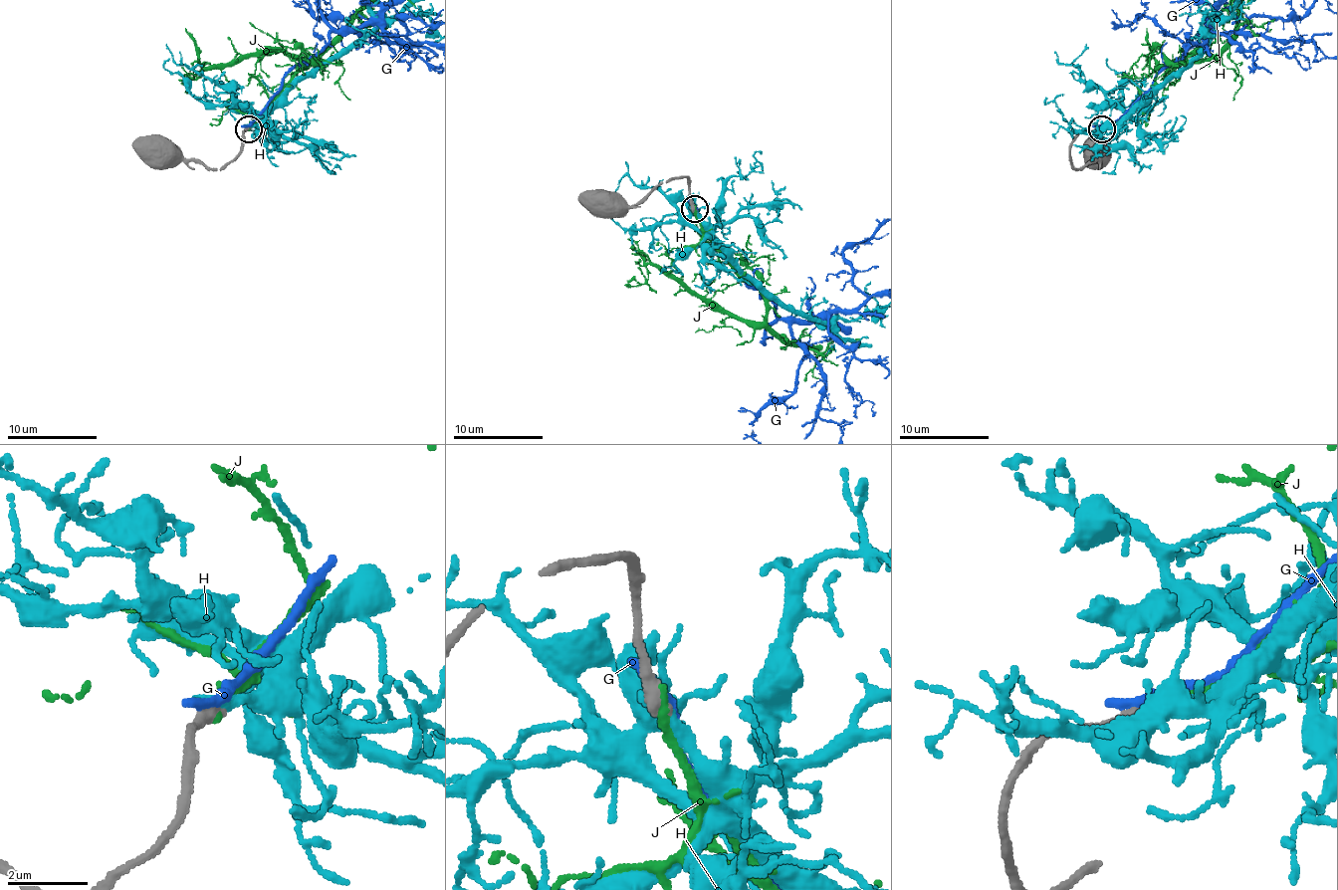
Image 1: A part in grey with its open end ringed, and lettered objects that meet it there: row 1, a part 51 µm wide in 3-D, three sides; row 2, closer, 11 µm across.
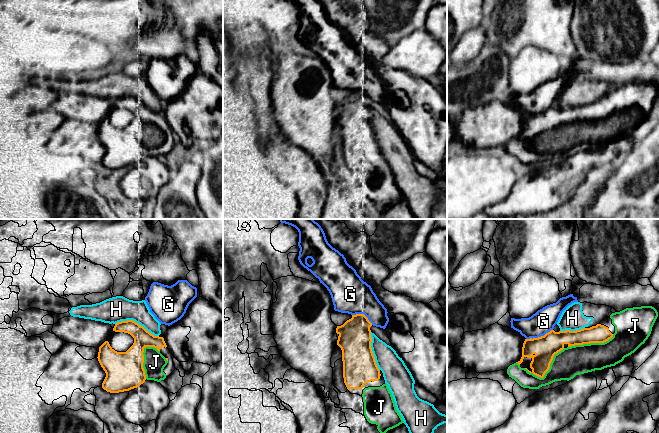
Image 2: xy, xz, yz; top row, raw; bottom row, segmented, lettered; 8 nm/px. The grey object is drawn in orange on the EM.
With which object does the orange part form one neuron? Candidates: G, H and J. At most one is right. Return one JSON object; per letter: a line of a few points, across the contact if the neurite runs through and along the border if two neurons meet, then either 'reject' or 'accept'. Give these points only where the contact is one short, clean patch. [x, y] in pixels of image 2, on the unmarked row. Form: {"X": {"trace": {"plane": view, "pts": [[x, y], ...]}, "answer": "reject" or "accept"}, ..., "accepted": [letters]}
{"G": {"answer": "reject"}, "H": {"answer": "reject"}, "J": {"answer": "accept"}, "accepted": ["J"]}

